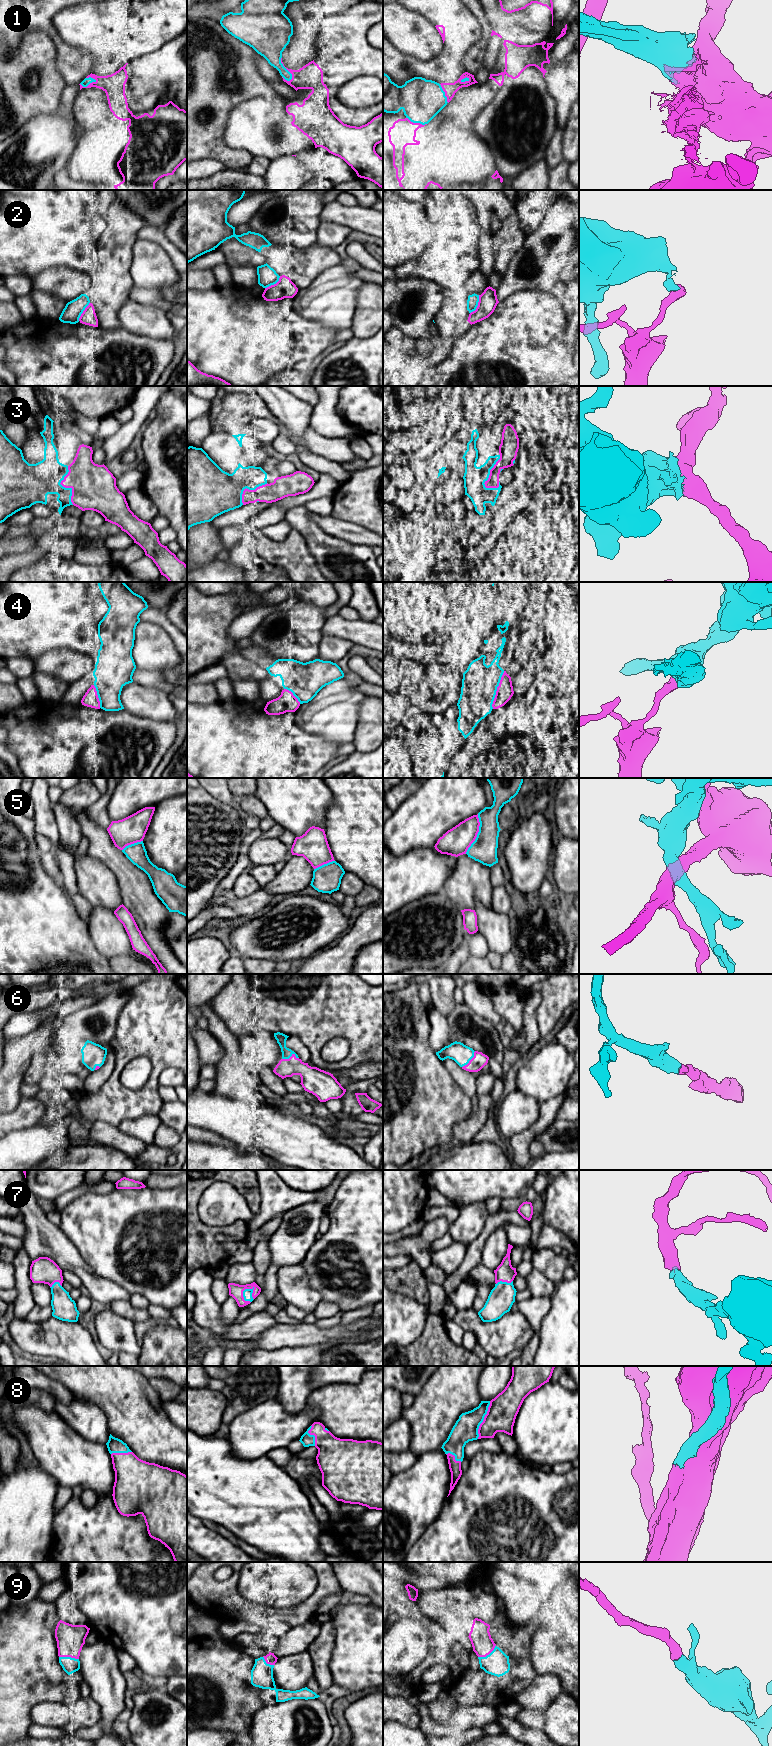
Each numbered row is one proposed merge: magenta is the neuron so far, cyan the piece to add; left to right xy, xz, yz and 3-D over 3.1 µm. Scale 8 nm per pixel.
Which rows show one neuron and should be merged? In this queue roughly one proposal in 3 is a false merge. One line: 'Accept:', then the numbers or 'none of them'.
Accept: 3, 6, 7, 8, 9

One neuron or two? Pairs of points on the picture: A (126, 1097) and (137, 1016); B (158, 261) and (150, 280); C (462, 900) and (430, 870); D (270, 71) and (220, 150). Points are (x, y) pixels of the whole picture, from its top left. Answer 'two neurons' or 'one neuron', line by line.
A: one neuron
B: one neuron
C: two neurons
D: two neurons

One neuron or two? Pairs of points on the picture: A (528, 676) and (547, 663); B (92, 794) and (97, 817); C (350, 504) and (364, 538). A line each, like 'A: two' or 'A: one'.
A: one
B: two
C: two

